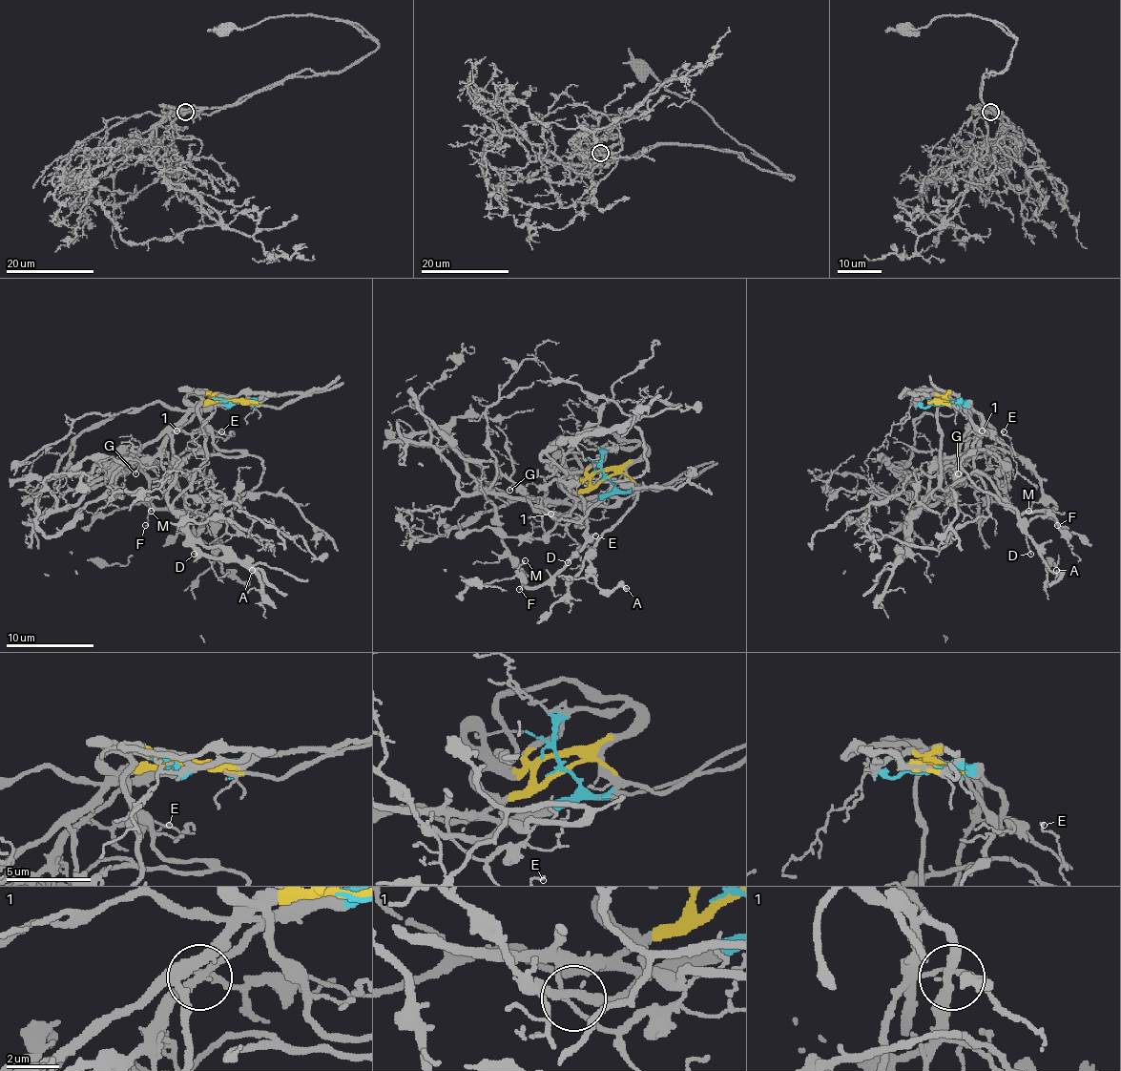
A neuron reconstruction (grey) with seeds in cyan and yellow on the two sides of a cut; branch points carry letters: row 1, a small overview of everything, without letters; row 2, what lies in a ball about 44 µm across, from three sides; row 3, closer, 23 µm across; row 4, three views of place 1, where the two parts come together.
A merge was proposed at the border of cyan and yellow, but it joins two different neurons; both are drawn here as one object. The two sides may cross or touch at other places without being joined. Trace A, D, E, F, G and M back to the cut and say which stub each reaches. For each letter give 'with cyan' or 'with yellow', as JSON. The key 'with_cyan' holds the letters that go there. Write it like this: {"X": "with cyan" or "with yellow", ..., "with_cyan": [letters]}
{"A": "with yellow", "D": "with cyan", "E": "with yellow", "F": "with cyan", "G": "with cyan", "M": "with cyan", "with_cyan": ["D", "F", "G", "M"]}

